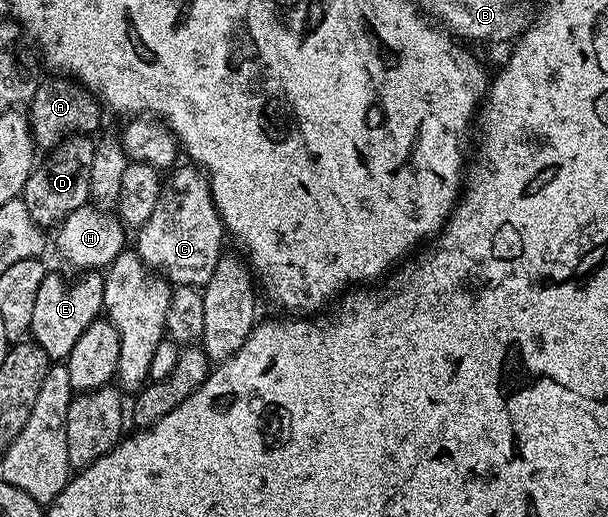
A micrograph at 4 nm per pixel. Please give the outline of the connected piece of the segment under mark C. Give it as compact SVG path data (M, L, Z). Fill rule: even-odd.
M195 166L187 167L173 167L173 172L166 176L150 218L135 233L134 251L149 269L155 270L173 285L192 285L200 290L206 282L210 282L210 274L214 274L225 251L226 233L214 206L208 177Z

